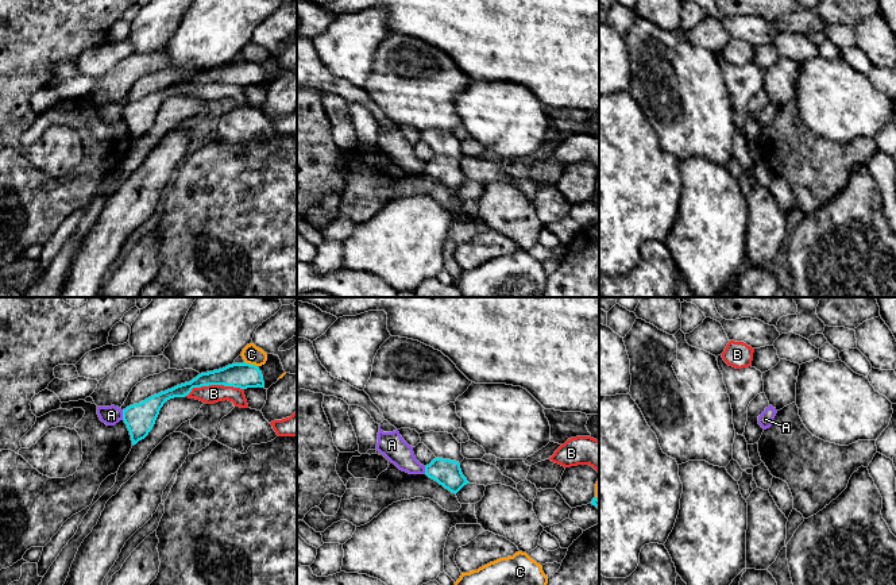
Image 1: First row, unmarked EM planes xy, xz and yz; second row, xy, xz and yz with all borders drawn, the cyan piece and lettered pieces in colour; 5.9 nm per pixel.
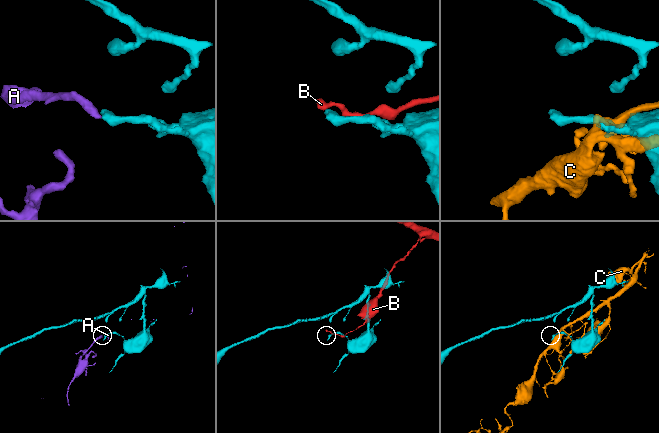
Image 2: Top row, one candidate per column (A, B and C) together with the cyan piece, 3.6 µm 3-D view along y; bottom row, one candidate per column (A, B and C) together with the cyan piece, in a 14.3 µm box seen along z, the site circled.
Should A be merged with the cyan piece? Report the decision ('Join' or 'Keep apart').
Keep apart

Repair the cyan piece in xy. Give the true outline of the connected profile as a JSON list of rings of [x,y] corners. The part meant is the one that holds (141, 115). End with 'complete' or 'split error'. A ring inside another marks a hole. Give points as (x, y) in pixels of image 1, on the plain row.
[[[232,61],[223,66],[201,70],[190,80],[154,92],[139,101],[123,107],[123,118],[131,132],[132,143],[144,136],[152,127],[163,101],[174,95],[188,93],[193,85],[224,82],[240,86],[264,85],[262,69],[250,61]]] | complete

